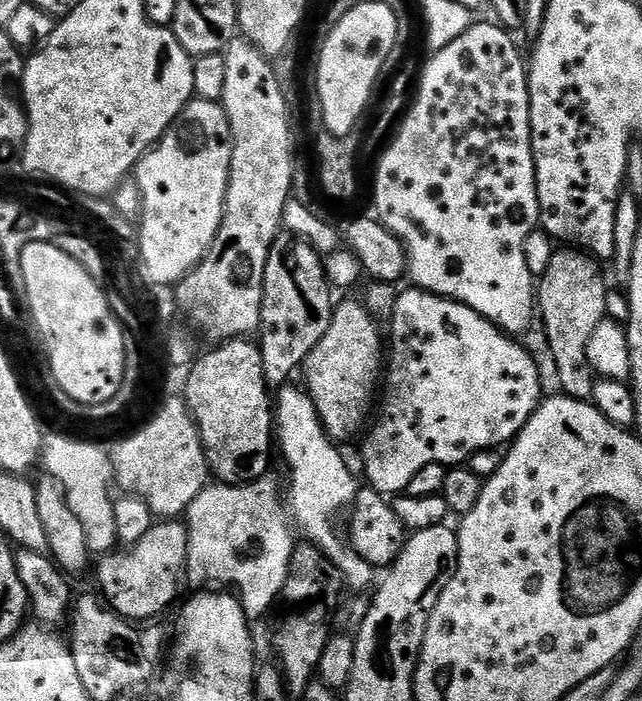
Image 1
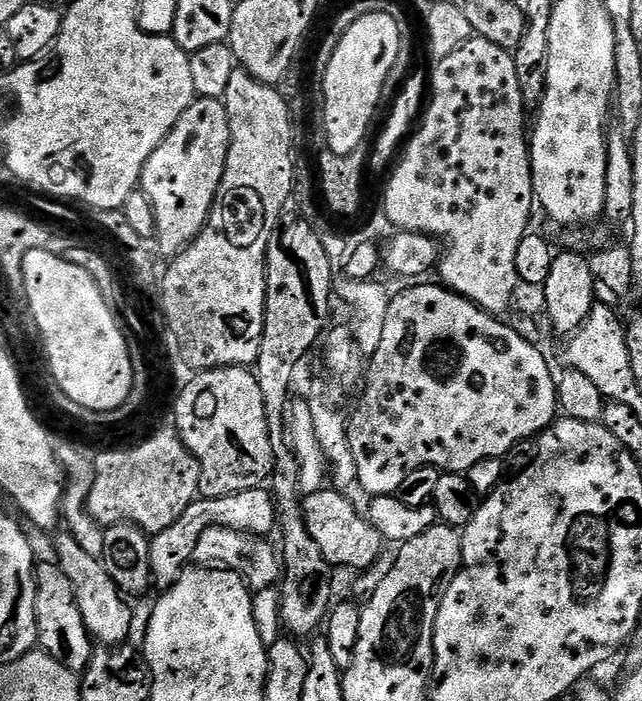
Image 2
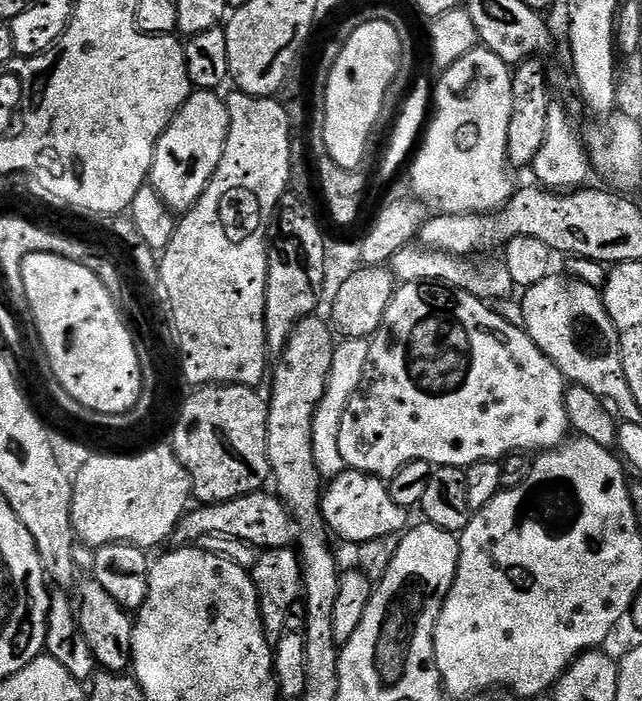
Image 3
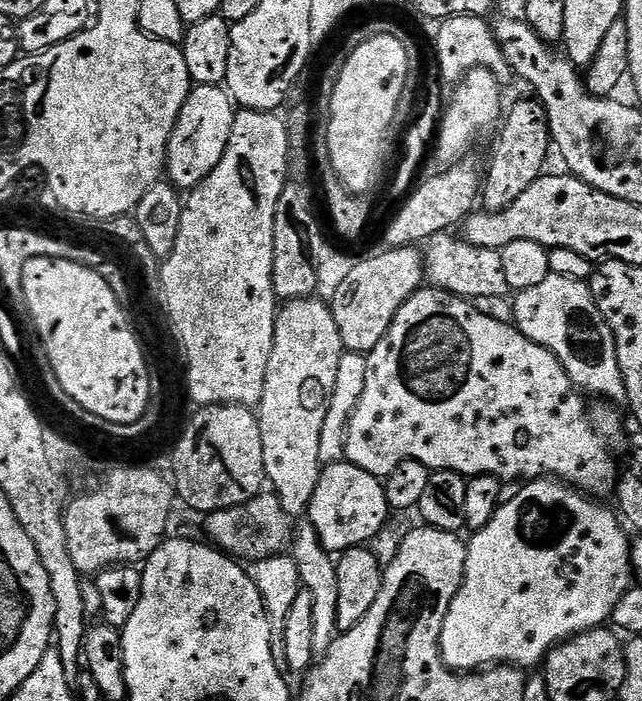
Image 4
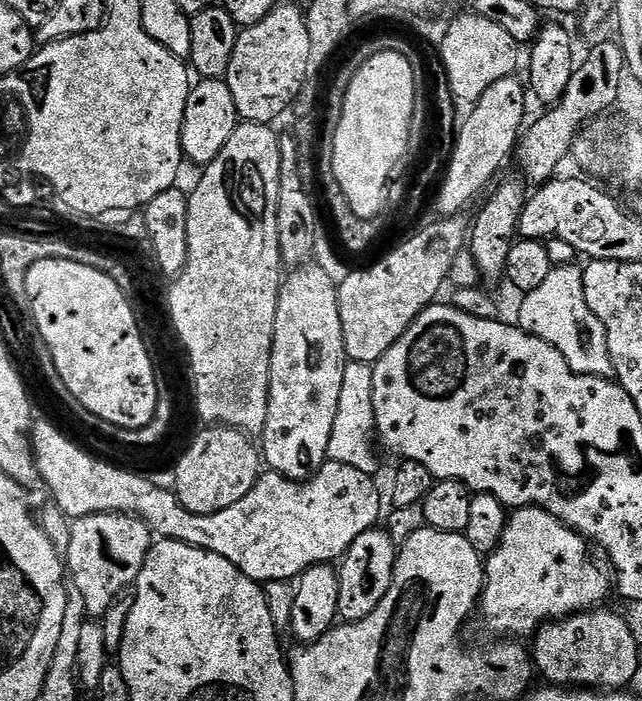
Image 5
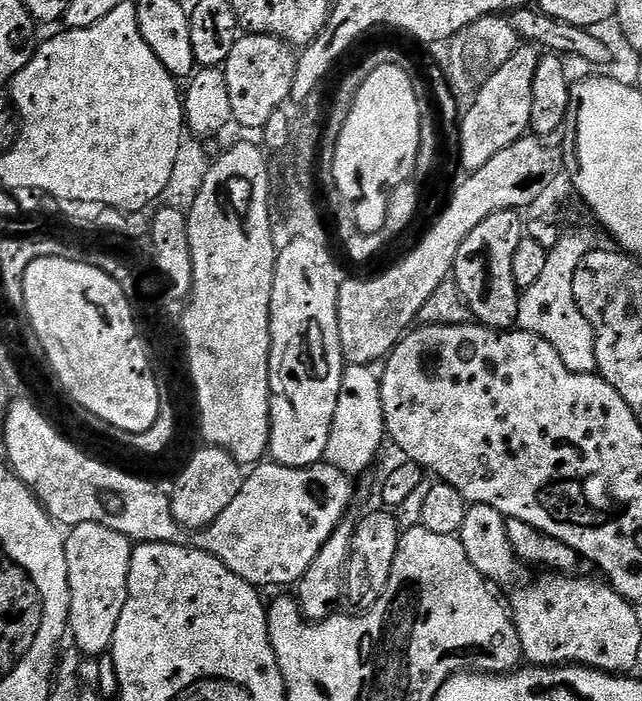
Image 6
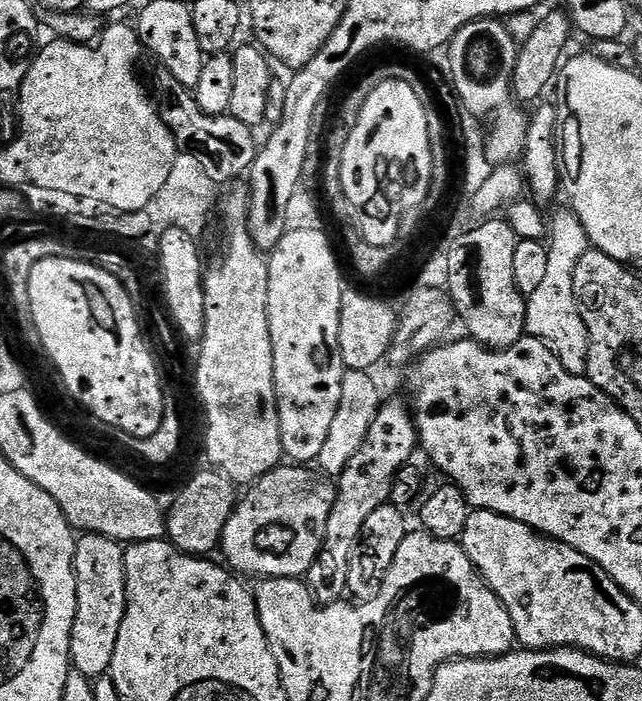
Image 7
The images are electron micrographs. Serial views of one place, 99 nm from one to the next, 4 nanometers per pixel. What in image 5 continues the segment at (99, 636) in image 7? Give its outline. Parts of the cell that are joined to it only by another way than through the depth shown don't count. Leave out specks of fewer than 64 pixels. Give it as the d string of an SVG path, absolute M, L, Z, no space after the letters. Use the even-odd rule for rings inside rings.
M102 512L93 516L81 516L73 519L72 533L68 536L68 556L66 552L66 572L70 577L71 587L81 591L82 602L88 616L103 618L110 606L121 599L123 588L131 589L136 583L138 574L152 549L154 534L136 516L127 516L125 512Z

